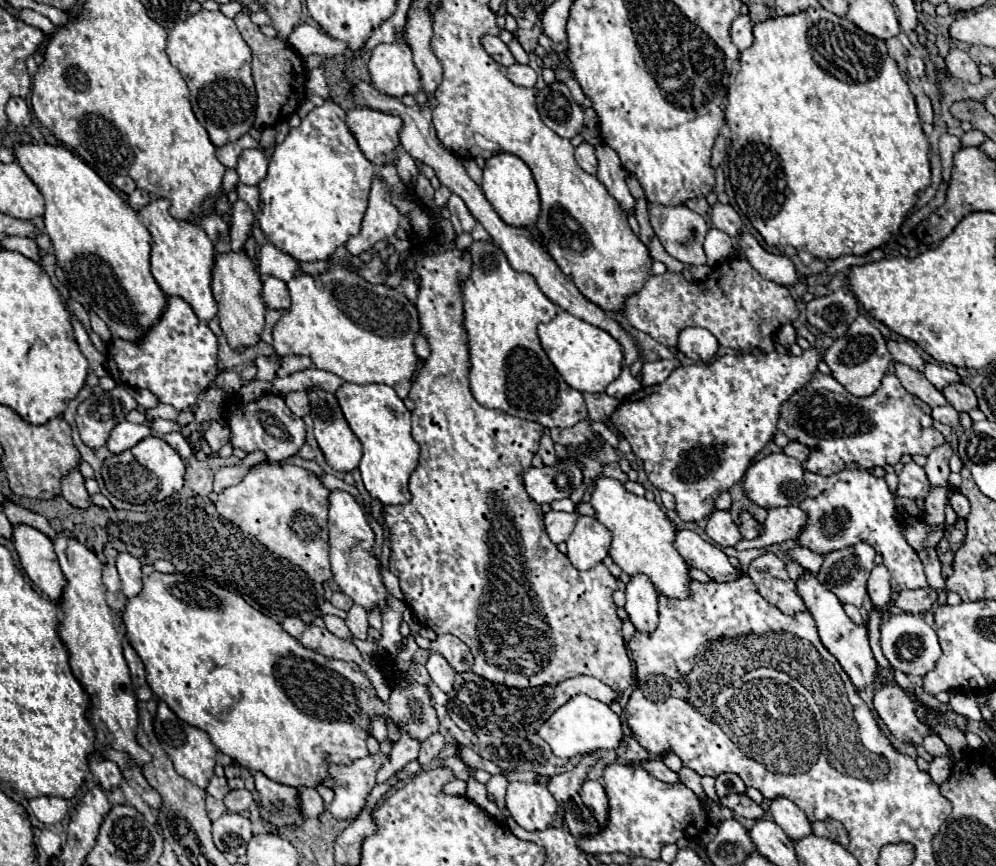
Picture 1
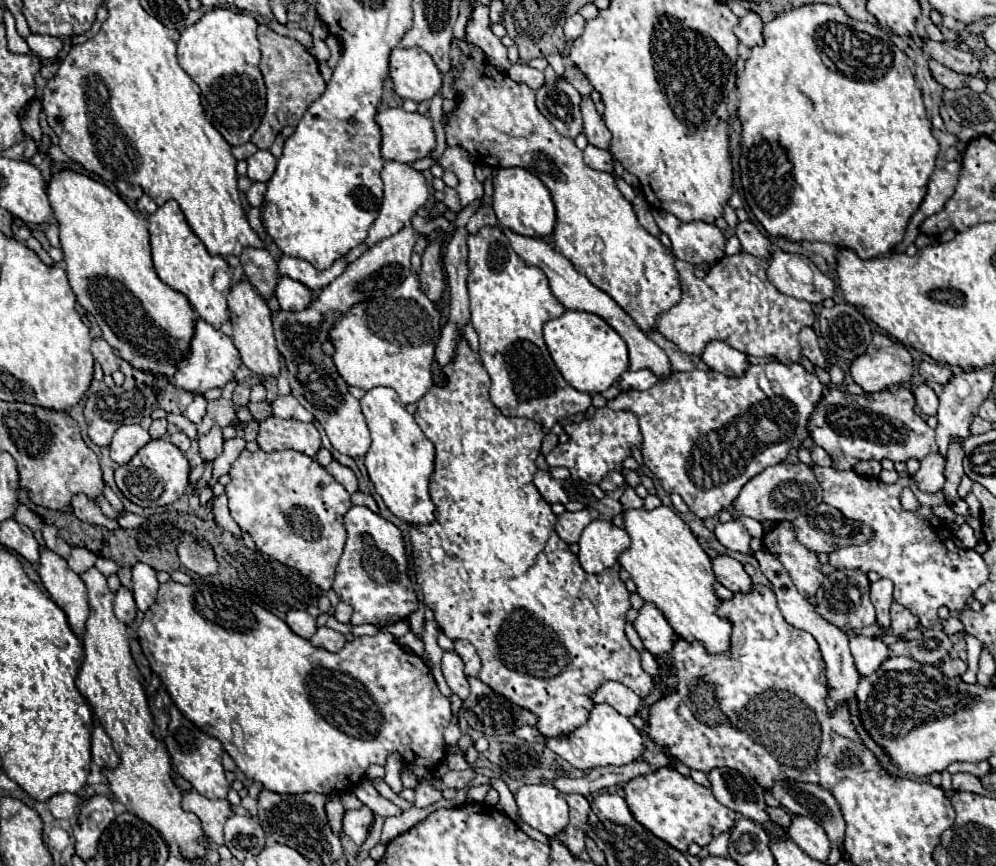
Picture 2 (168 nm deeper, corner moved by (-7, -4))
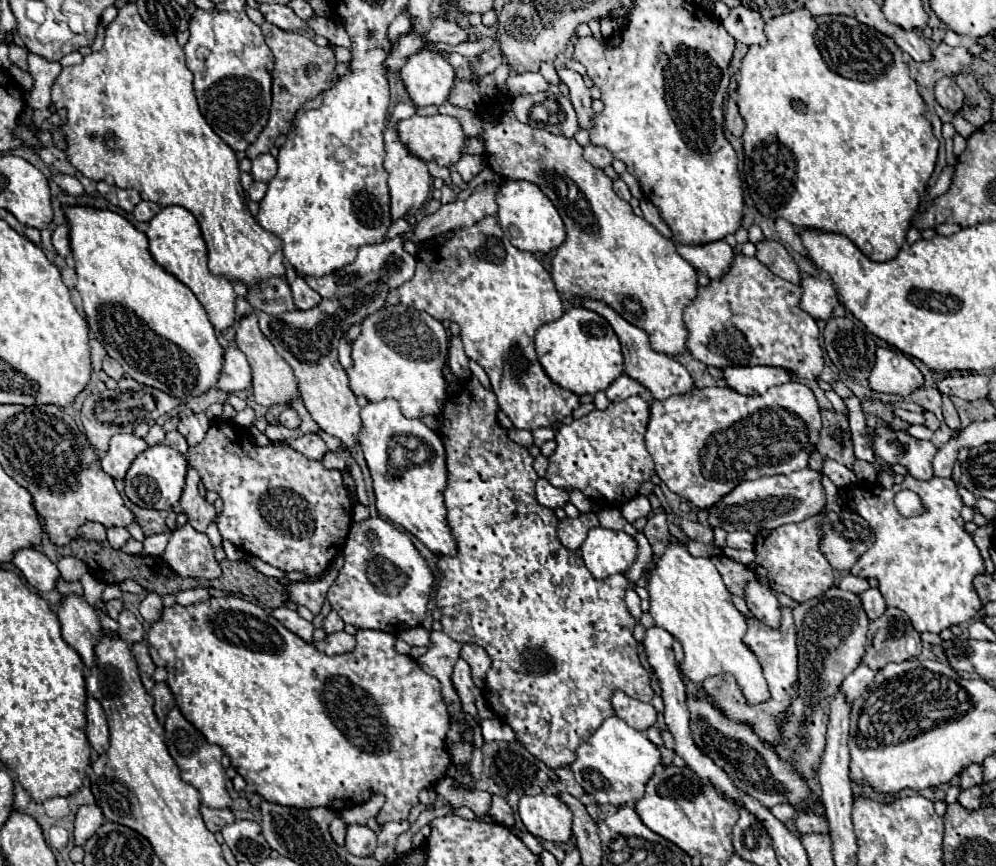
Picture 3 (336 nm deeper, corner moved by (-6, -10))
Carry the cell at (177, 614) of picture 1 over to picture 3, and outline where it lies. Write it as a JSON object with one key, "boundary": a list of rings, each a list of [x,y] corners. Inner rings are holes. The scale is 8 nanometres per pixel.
{"boundary":[[[224,596],[224,598],[210,598],[208,602],[192,604],[192,606],[170,606],[164,608],[164,614],[158,622],[152,624],[148,632],[150,642],[150,656],[156,666],[164,666],[168,670],[168,686],[174,692],[176,704],[182,714],[206,736],[210,744],[220,746],[232,760],[232,766],[238,768],[238,774],[246,780],[246,790],[260,794],[264,800],[292,806],[292,808],[330,808],[330,810],[346,810],[356,804],[368,802],[374,794],[382,794],[386,798],[384,806],[376,814],[378,824],[386,824],[392,820],[406,820],[412,806],[418,804],[418,792],[424,788],[432,788],[440,778],[446,776],[450,766],[450,754],[446,748],[446,732],[448,732],[448,710],[440,694],[440,682],[426,674],[416,660],[410,656],[402,656],[394,650],[396,638],[392,634],[380,630],[358,630],[356,632],[356,648],[348,654],[340,656],[326,656],[316,650],[312,644],[298,638],[294,632],[286,630],[276,618],[272,618],[264,608],[242,600],[238,596]]]}

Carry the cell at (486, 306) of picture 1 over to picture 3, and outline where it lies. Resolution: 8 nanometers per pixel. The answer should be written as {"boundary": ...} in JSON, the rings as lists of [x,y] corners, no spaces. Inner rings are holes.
{"boundary":[[[486,216],[476,224],[472,224],[470,228],[454,230],[452,238],[442,248],[420,250],[416,258],[418,258],[418,264],[416,264],[414,278],[396,290],[390,290],[384,306],[396,306],[400,302],[406,308],[428,312],[438,322],[444,322],[444,320],[456,322],[460,326],[466,356],[478,362],[484,368],[484,372],[490,376],[492,390],[498,398],[498,406],[512,420],[514,428],[526,428],[526,430],[536,430],[540,426],[550,428],[554,422],[570,416],[572,410],[580,406],[578,396],[574,392],[556,386],[546,376],[534,350],[536,330],[542,324],[560,318],[564,312],[560,294],[554,288],[552,276],[534,258],[534,254],[514,248],[504,238],[504,232],[496,216]]]}

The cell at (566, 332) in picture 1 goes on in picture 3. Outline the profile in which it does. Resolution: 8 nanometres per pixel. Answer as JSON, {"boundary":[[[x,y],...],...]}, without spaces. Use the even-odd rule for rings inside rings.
{"boundary":[[[572,306],[558,320],[540,326],[534,336],[534,346],[546,376],[560,388],[578,396],[594,396],[596,392],[606,390],[624,372],[620,342],[612,326],[606,318],[584,306]]]}

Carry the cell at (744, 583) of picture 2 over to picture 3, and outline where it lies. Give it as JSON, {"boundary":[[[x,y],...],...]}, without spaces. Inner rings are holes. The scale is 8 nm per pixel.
{"boundary":[[[750,582],[746,584],[746,602],[748,608],[752,610],[752,614],[766,626],[770,628],[778,628],[780,626],[780,602],[776,598],[776,594],[772,594],[772,590],[768,586],[762,586],[760,582]]]}

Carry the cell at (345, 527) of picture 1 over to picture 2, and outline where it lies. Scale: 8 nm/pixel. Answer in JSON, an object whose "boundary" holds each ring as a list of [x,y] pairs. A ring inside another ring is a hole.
{"boundary":[[[351,506],[345,520],[347,544],[341,554],[333,590],[353,606],[351,624],[387,626],[407,618],[417,608],[415,582],[409,578],[407,556],[397,526],[371,512],[367,506]]]}

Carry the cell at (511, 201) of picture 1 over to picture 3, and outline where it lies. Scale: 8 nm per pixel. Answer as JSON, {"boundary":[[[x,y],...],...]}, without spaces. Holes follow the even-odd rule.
{"boundary":[[[506,182],[498,196],[498,222],[504,230],[504,234],[510,238],[510,242],[518,250],[526,252],[552,252],[566,240],[564,222],[556,210],[556,206],[550,202],[550,198],[532,182]]]}

